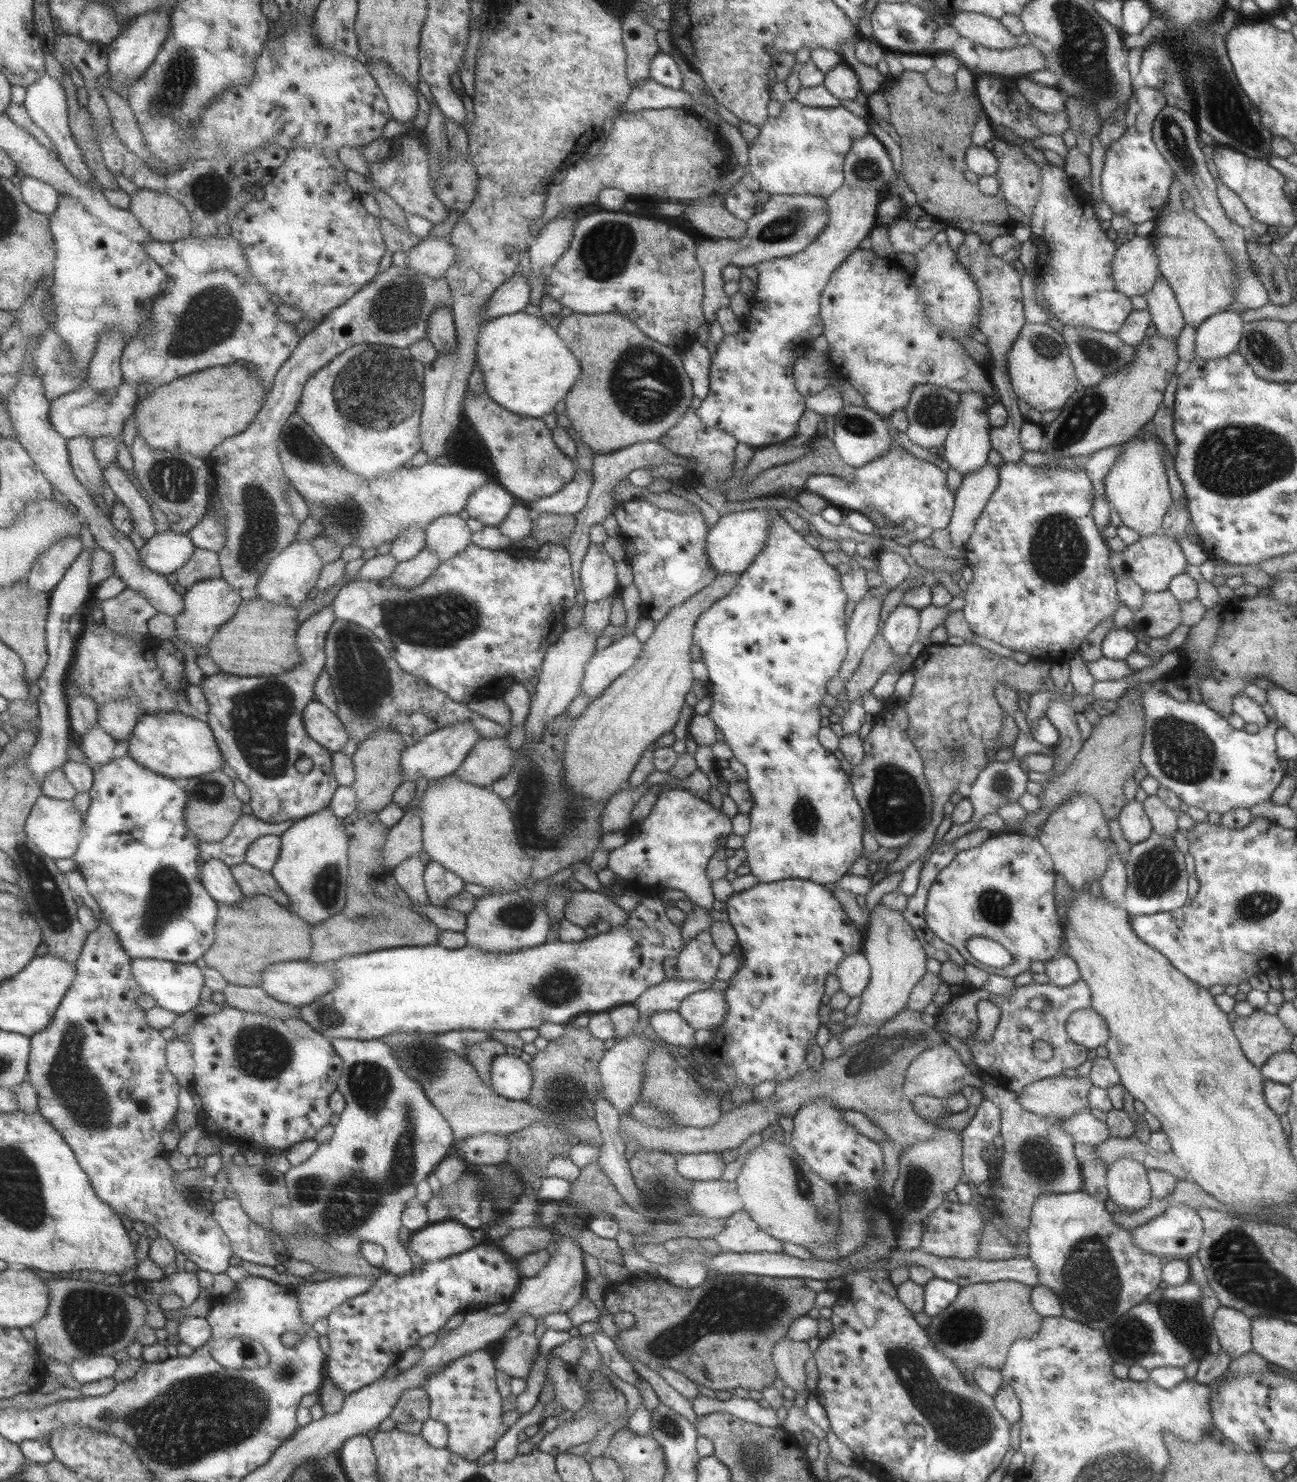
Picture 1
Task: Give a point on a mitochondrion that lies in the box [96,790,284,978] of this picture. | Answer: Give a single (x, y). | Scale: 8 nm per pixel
(171, 896)

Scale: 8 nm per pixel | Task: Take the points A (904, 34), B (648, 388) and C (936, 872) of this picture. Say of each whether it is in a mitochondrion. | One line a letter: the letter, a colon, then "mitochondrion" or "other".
A: mitochondrion
B: mitochondrion
C: other

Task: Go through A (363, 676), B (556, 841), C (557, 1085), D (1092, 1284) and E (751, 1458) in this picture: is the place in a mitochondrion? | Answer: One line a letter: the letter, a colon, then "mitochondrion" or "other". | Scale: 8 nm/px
A: mitochondrion
B: mitochondrion
C: mitochondrion
D: mitochondrion
E: mitochondrion

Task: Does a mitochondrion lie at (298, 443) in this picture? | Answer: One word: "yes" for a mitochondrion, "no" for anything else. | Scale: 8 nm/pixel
yes

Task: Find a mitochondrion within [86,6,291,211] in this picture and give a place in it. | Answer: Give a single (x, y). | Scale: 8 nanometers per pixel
(177, 81)

